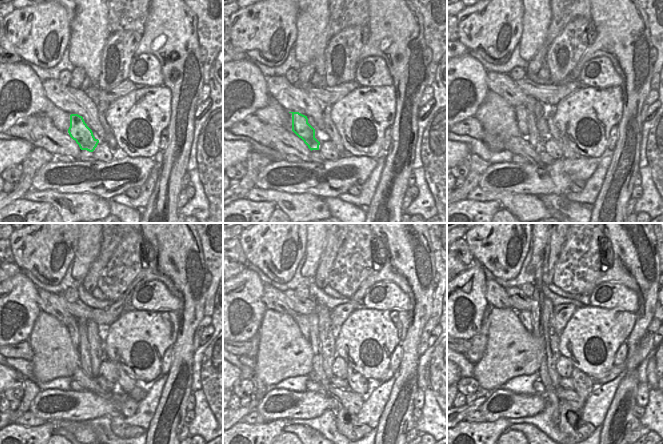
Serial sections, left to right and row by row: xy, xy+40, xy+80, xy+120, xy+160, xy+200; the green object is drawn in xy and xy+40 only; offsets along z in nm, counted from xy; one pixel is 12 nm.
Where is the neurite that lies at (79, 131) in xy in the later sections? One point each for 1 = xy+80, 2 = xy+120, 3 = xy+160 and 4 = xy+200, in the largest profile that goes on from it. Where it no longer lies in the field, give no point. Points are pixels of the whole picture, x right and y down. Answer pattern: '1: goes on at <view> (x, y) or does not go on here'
1: goes on at xy+80 (521, 112)
2: goes on at xy+120 (75, 327)
3: goes on at xy+160 (301, 319)
4: goes on at xy+200 (524, 315)

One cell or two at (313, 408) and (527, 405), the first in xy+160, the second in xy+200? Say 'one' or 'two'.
one

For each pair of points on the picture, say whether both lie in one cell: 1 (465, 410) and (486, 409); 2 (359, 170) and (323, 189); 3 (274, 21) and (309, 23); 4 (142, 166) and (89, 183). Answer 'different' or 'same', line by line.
1: different
2: same
3: different
4: same

